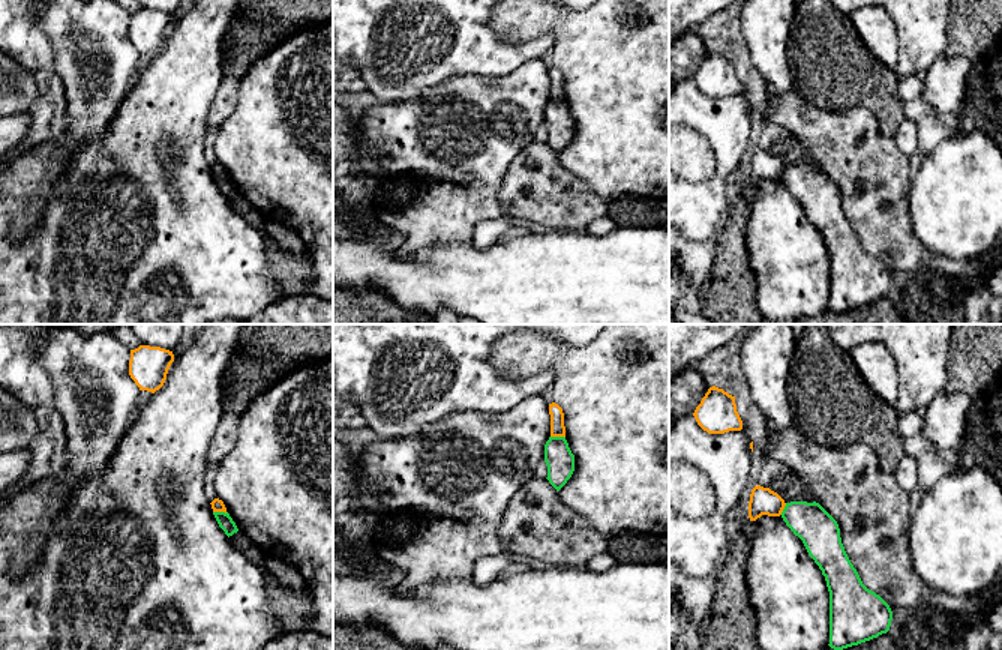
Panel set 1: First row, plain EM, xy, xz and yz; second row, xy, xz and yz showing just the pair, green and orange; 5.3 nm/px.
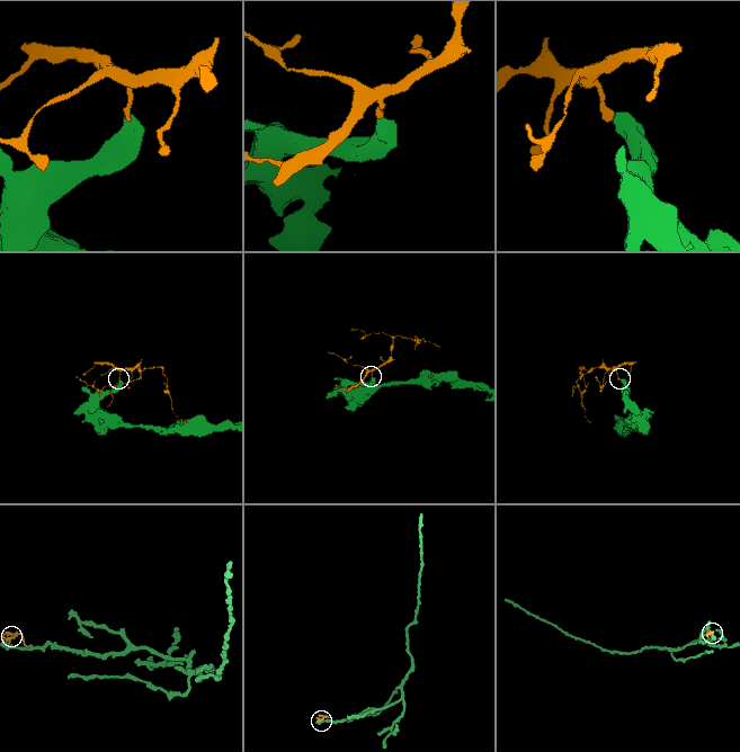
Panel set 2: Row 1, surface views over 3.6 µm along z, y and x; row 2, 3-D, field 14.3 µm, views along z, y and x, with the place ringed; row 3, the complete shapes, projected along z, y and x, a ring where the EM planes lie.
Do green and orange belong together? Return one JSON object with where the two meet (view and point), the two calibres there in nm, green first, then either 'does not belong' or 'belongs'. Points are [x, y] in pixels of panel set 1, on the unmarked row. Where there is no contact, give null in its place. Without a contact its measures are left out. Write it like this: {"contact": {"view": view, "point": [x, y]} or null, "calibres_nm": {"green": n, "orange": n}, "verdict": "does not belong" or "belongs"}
{"contact": {"view": "xz", "point": [558, 101]}, "calibres_nm": {"green": 150, "orange": 80}, "verdict": "does not belong"}

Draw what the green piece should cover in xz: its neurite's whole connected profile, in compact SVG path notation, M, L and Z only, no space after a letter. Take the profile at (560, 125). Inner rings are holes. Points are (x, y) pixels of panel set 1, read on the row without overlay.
M549 101L544 108L544 126L548 129L548 144L560 155L574 135L574 119L566 101Z

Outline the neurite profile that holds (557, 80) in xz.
M552 66L549 68L550 78L550 101L566 101L564 77L562 72Z

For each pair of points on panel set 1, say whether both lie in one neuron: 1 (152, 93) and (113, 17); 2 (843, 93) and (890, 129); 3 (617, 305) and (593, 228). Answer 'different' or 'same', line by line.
1: different
2: same
3: different

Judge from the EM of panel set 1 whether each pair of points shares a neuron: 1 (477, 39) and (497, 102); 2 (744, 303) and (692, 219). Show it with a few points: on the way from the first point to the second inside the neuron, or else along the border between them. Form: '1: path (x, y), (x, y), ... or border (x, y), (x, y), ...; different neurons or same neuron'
1: border (522, 65), (500, 77), (455, 77); different neurons
2: border (731, 210), (716, 242); different neurons

